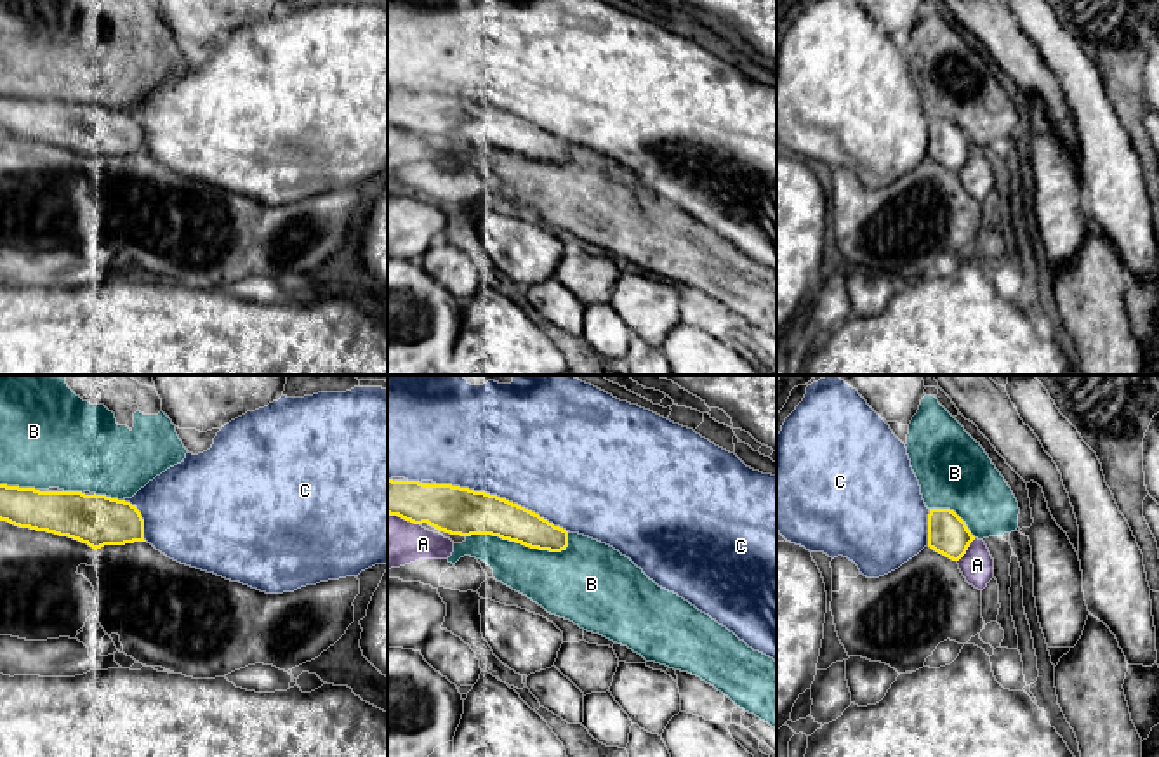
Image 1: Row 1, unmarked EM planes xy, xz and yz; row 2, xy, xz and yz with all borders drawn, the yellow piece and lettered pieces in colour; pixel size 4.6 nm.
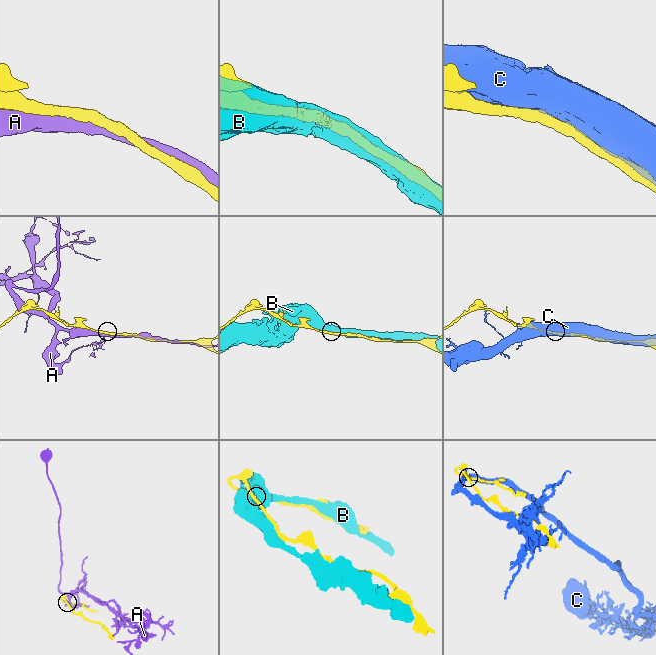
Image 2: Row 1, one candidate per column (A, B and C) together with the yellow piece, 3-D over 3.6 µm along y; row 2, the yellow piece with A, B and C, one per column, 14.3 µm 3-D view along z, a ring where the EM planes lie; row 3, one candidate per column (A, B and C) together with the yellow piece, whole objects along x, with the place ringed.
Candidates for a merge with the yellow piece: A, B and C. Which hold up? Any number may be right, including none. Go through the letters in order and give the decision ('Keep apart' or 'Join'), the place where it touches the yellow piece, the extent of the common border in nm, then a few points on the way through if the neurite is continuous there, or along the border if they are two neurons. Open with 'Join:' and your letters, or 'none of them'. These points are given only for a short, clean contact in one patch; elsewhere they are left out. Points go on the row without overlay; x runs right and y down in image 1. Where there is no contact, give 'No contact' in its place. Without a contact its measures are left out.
Join: none of them
A: Keep apart. Touches yellow at yz (966, 160). Shared border 140 nm
B: Keep apart. Touches yellow at xz (518, 153). Shared border 480 nm
C: Keep apart. Touches yellow at xz (499, 108). Shared border 650 nm

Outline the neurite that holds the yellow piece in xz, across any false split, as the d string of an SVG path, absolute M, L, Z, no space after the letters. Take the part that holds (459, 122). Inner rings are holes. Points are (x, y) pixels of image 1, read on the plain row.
M387 90L387 125L398 127L414 135L427 134L429 137L450 146L492 146L549 163L561 163L568 158L568 142L554 137L539 125L497 106L452 95L422 95L408 90Z

